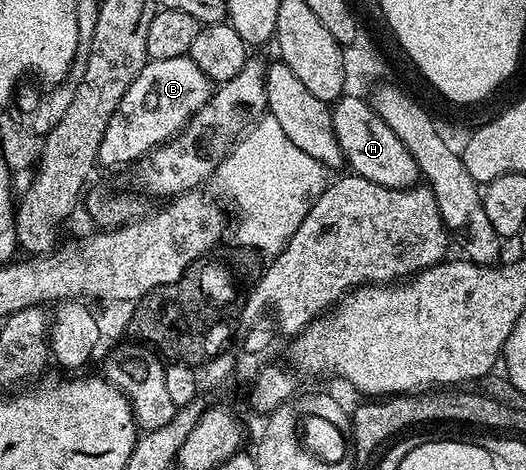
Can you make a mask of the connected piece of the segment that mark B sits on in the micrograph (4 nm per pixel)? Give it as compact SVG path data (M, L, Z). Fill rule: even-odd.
M187 55L153 59L146 63L137 73L133 85L121 97L121 105L117 105L117 113L109 121L109 129L105 129L105 137L101 141L99 163L107 167L128 165L160 147L163 143L175 138L197 113L211 100L213 81Z

